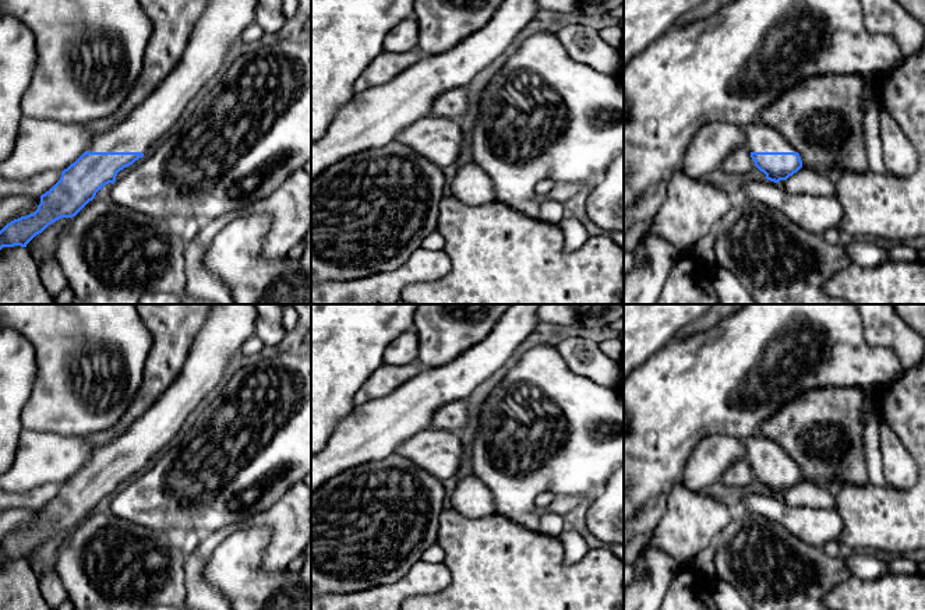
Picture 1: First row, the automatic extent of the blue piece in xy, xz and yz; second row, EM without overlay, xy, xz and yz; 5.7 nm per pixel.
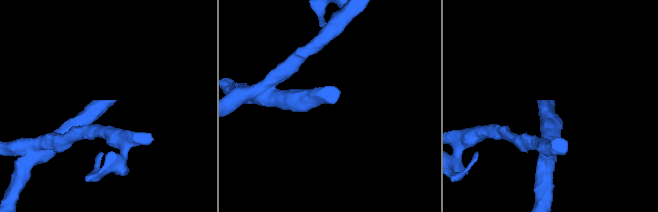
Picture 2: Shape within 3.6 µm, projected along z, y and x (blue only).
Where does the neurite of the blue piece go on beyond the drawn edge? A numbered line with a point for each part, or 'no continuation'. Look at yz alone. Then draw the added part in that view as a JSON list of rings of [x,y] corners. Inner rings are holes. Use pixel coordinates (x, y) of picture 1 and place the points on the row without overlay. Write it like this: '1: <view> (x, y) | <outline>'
1: yz (761, 451) | [[[760,433],[745,440],[746,461],[751,465],[795,465],[794,459],[773,440]]]

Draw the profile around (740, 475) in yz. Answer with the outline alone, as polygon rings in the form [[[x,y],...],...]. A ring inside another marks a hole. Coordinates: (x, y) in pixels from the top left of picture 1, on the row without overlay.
[[[741,459],[723,473],[721,483],[730,487],[746,490],[746,487],[753,482],[753,479],[755,475],[751,470],[751,463],[746,459]]]

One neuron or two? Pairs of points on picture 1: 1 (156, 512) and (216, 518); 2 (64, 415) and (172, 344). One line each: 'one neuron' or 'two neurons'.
1: one neuron
2: two neurons

